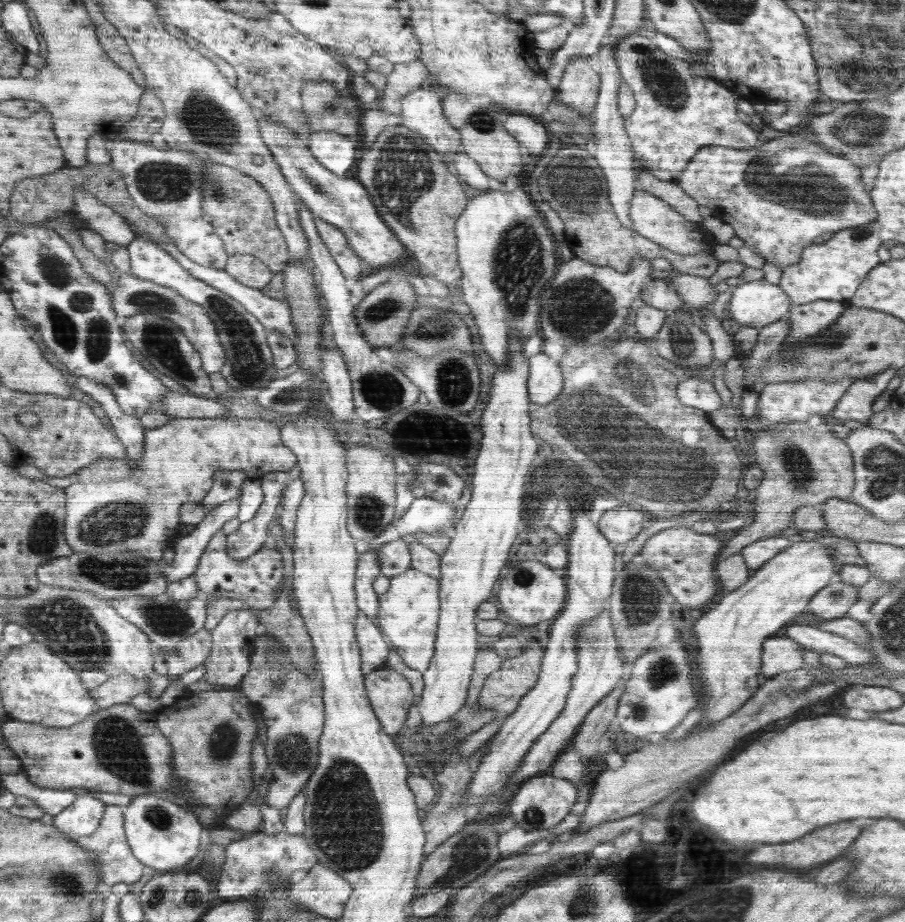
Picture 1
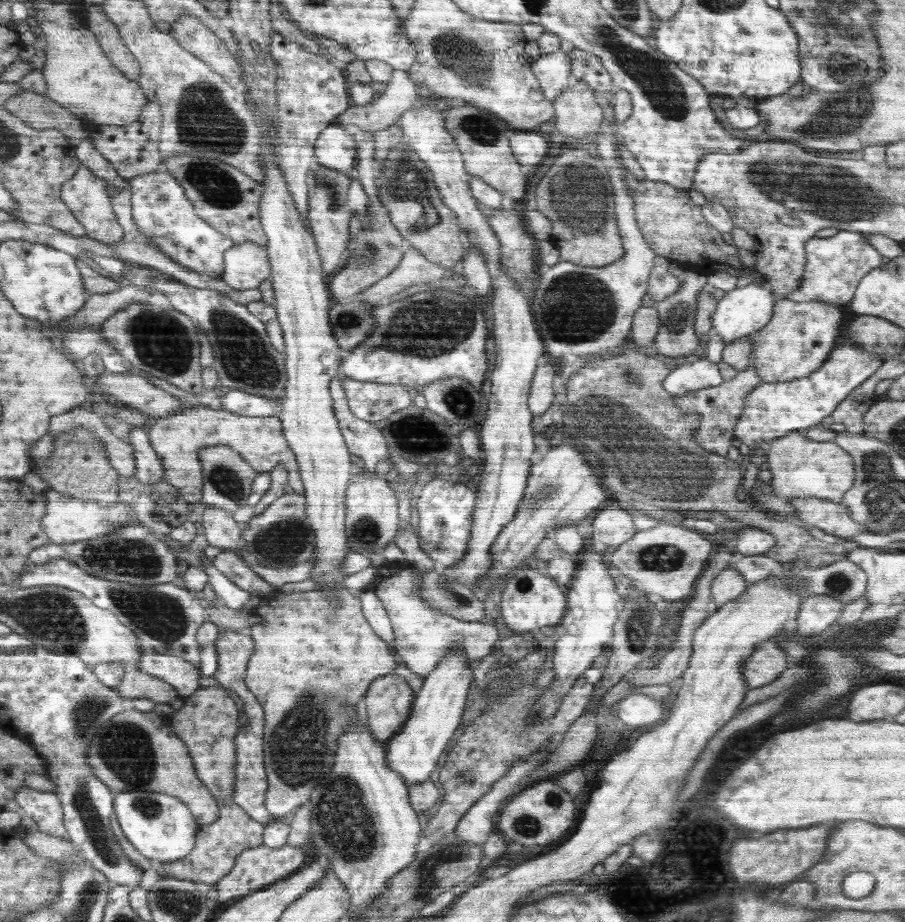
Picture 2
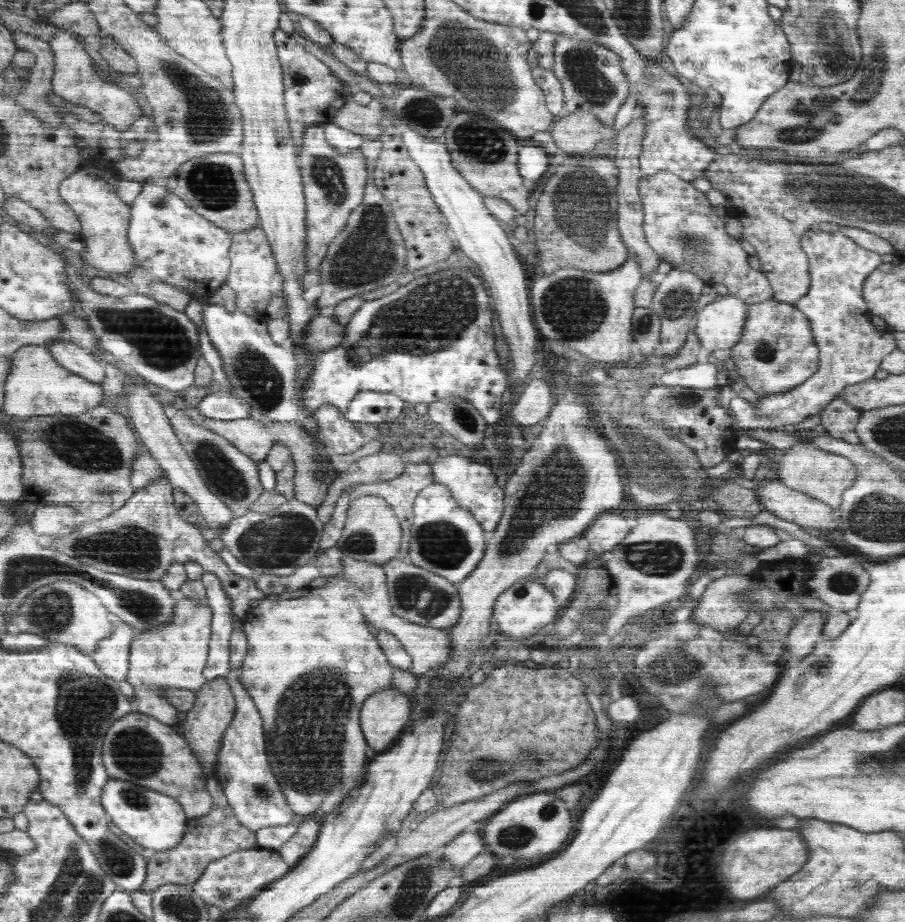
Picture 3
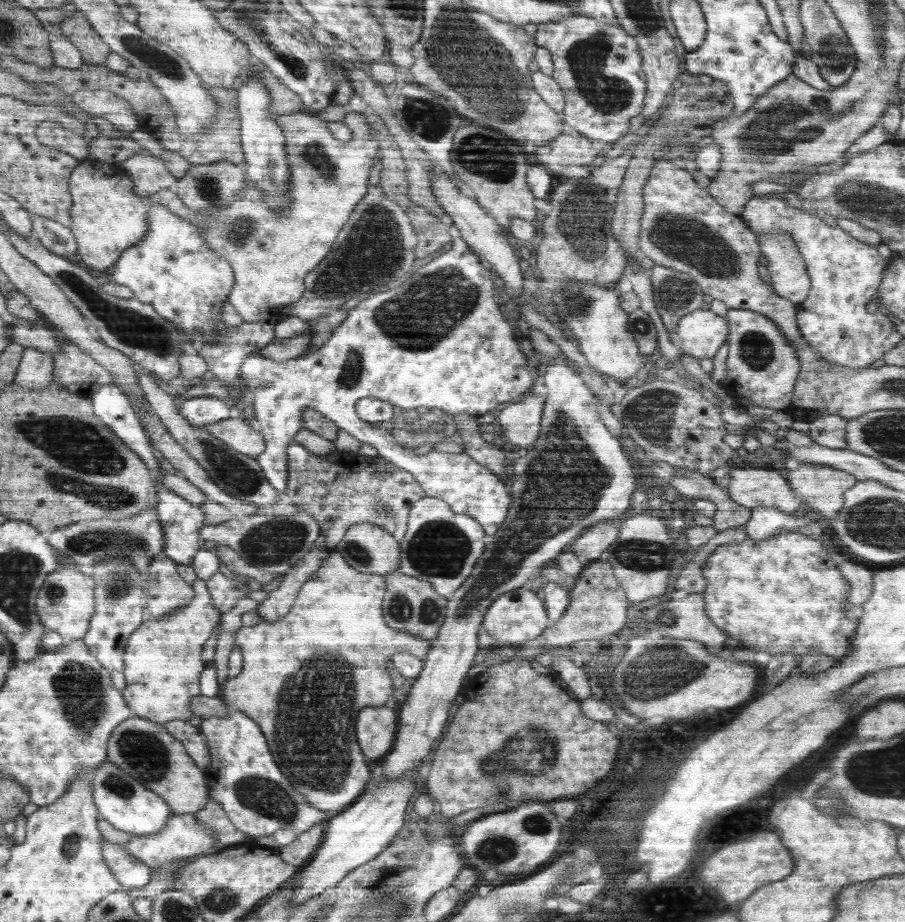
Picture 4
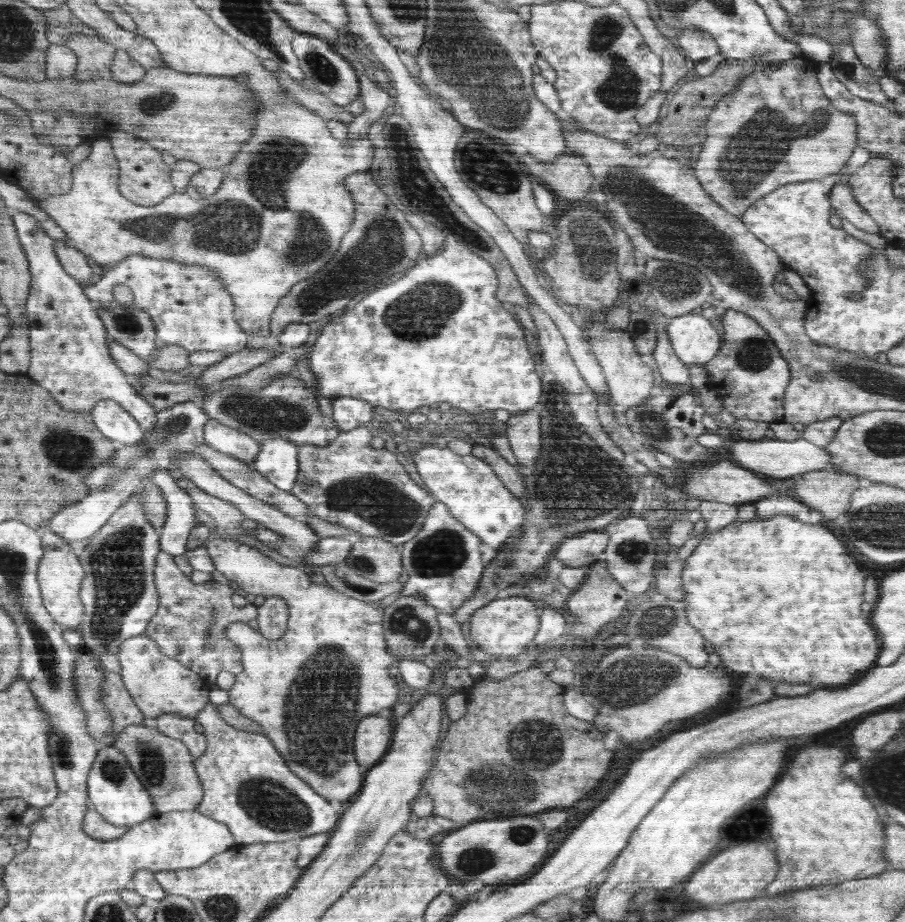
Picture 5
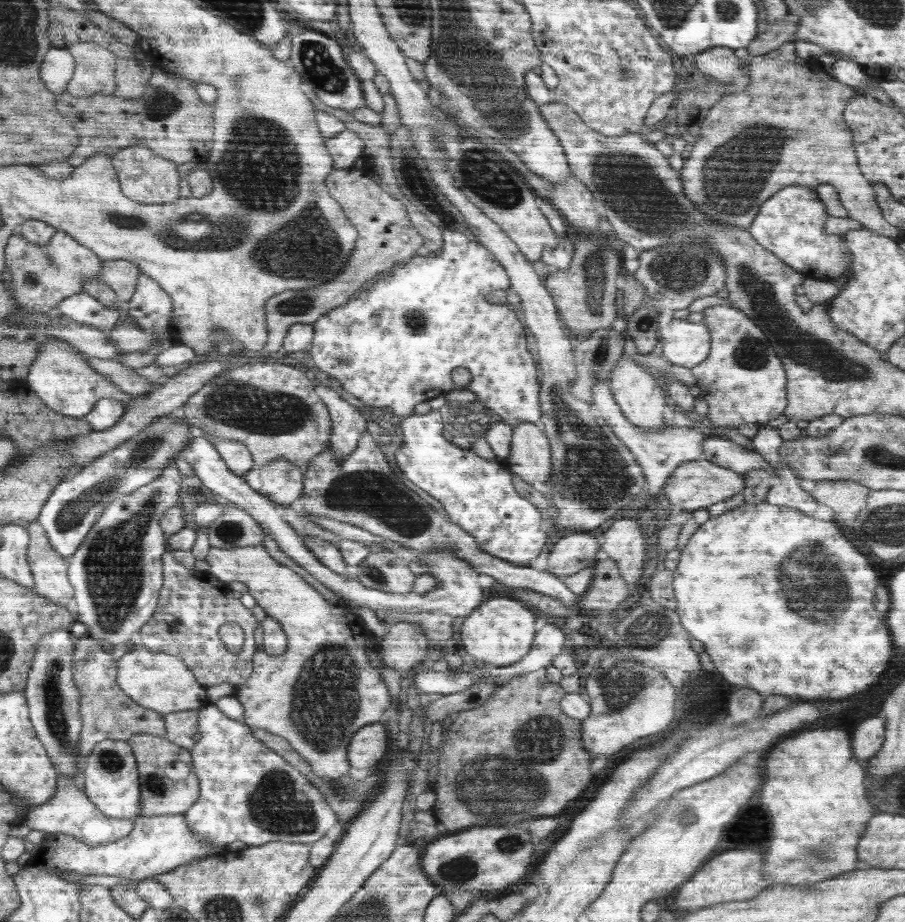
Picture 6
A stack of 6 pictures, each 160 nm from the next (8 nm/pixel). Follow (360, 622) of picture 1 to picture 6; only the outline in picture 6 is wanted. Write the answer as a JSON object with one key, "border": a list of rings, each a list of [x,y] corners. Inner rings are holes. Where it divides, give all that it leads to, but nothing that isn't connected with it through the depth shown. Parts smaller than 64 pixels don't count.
{"border":[[[262,545],[232,549],[211,546],[205,559],[210,564],[207,572],[218,576],[218,580],[246,584],[257,605],[268,617],[274,617],[288,636],[288,650],[282,656],[270,656],[262,649],[253,656],[253,674],[234,693],[244,707],[242,721],[252,730],[261,728],[287,740],[292,750],[308,762],[318,779],[335,781],[342,778],[350,770],[346,750],[349,750],[353,736],[362,727],[379,722],[382,712],[390,706],[388,688],[380,680],[378,672],[368,664],[364,650],[365,631],[359,619],[352,610],[346,610],[346,606],[336,608],[326,604],[310,584],[270,557]]]}

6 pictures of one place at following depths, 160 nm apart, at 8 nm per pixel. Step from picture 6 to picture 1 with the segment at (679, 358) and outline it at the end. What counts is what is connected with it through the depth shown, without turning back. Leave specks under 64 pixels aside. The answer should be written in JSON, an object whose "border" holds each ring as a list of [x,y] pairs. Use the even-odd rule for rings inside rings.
{"border":[[[760,279],[747,280],[733,288],[726,307],[729,318],[734,322],[759,329],[782,318],[789,312],[791,305],[788,295],[779,284]]]}

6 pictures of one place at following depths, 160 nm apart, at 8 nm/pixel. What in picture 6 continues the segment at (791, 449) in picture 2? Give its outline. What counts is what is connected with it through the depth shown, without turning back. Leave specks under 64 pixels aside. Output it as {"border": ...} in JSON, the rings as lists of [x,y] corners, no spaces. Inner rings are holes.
{"border":[[[819,481],[816,483],[816,486],[812,492],[810,492],[810,496],[814,498],[819,504],[825,505],[831,508],[835,514],[835,518],[837,521],[842,520],[854,520],[860,511],[866,507],[866,499],[868,499],[868,495],[872,492],[867,487],[862,486],[862,484],[858,484],[853,481]]]}

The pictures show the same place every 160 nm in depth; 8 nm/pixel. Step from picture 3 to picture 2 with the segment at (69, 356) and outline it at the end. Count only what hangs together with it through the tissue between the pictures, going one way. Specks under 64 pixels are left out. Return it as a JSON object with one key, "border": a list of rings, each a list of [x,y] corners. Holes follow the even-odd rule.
{"border":[[[105,370],[97,378],[97,386],[114,396],[116,402],[136,408],[154,419],[184,410],[180,409],[182,399],[178,401],[178,397],[170,395],[135,373],[118,374]]]}

